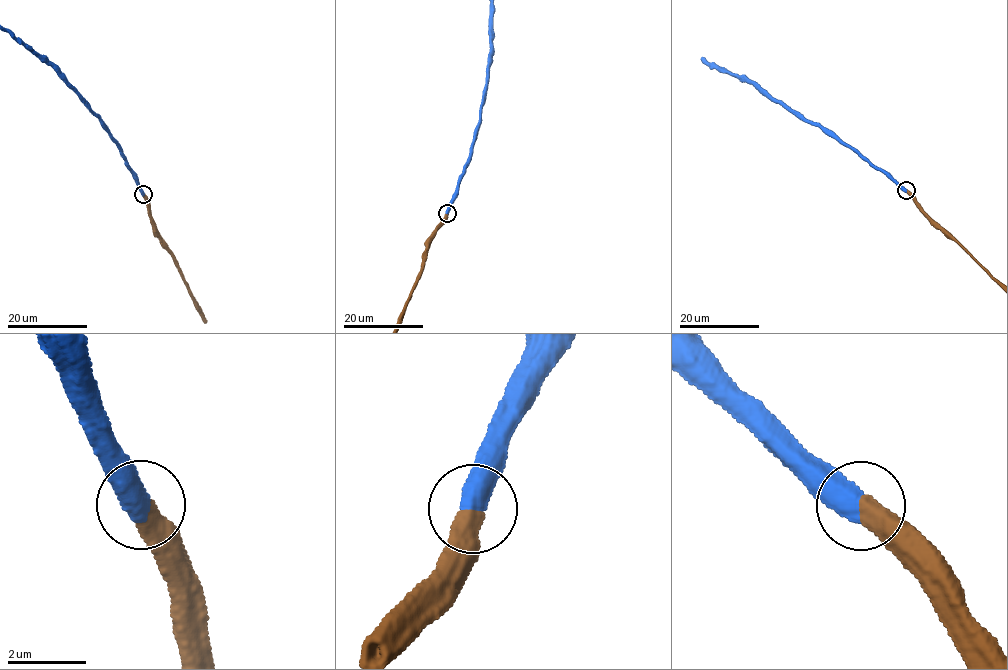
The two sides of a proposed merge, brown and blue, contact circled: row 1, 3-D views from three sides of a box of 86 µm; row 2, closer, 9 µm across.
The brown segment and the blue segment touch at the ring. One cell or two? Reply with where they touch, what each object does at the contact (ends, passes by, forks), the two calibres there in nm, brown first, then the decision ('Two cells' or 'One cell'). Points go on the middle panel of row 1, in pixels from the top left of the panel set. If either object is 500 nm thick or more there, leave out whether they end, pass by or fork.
Place: (447, 213). Thickness 550 nm (brown) against 600 nm. One cell

